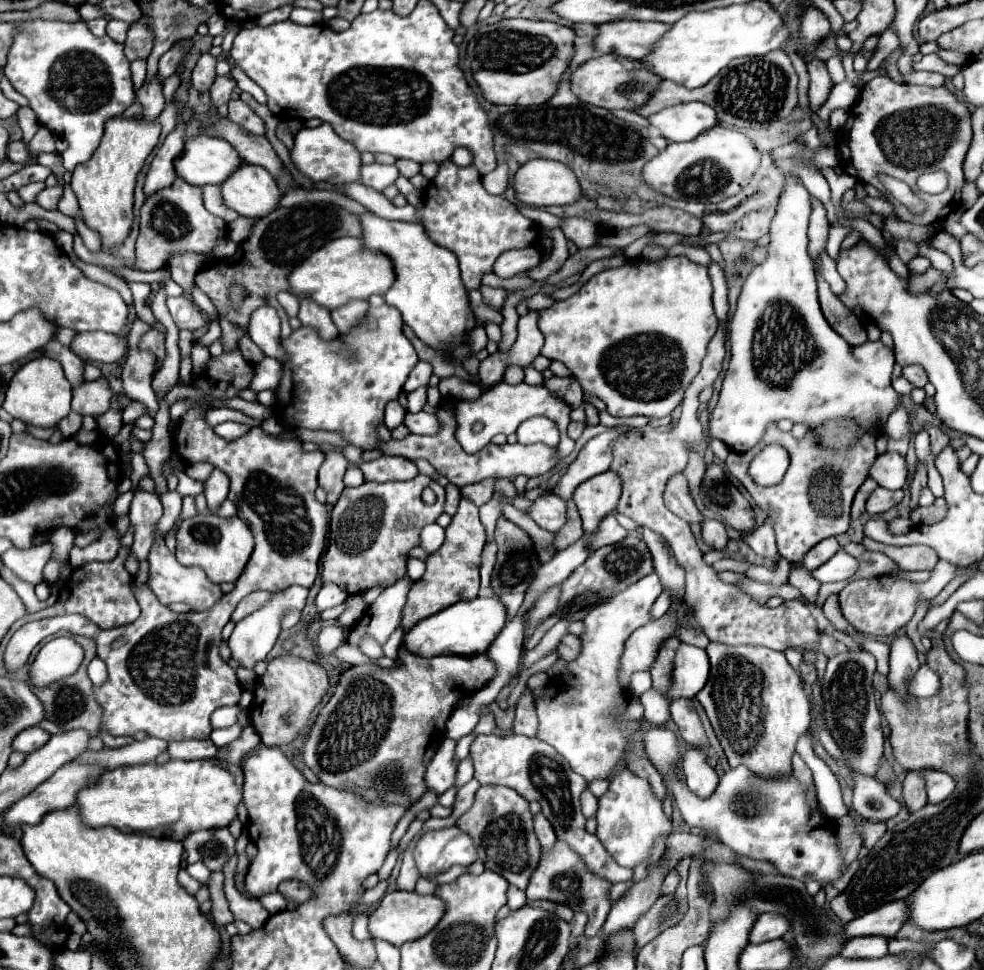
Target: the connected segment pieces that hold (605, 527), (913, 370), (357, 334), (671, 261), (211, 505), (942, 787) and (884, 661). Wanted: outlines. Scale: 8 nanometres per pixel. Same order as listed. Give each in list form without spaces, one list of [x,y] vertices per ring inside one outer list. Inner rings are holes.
[[[608,515],[608,517],[602,521],[600,531],[594,535],[590,549],[594,551],[594,549],[598,549],[600,545],[612,545],[612,543],[616,543],[616,541],[622,541],[626,535],[628,535],[628,531],[616,521],[616,517],[614,517],[614,515]]]
[[[908,365],[904,367],[904,377],[914,385],[914,387],[924,387],[928,383],[928,375],[920,365]]]
[[[372,295],[368,303],[370,307],[366,315],[344,335],[324,341],[316,329],[302,325],[300,329],[292,331],[290,337],[280,339],[280,347],[284,349],[282,379],[274,389],[278,401],[276,413],[284,423],[294,429],[340,433],[350,445],[356,445],[362,451],[372,451],[378,443],[382,443],[376,429],[384,423],[384,407],[388,401],[398,399],[410,371],[418,363],[418,355],[412,343],[402,333],[404,323],[400,313],[394,307],[386,305],[382,295]]]
[[[678,255],[656,261],[634,259],[594,275],[576,295],[538,311],[538,329],[546,339],[542,355],[552,361],[562,361],[584,391],[606,403],[610,415],[646,415],[658,419],[670,415],[682,403],[686,387],[700,371],[700,361],[704,359],[708,341],[718,329],[718,319],[712,307],[712,283],[706,267]]]
[[[214,469],[212,475],[204,481],[204,495],[208,501],[208,509],[216,509],[216,505],[220,505],[226,499],[228,487],[230,479],[220,469]]]
[[[928,769],[928,771],[924,771],[924,777],[926,777],[926,789],[928,789],[928,803],[946,801],[956,789],[954,779],[944,771]]]
[[[856,635],[854,641],[856,641],[860,647],[868,649],[868,653],[872,653],[872,655],[876,657],[876,661],[878,661],[878,673],[880,673],[880,675],[888,675],[890,647],[888,647],[886,643],[878,643],[878,641],[866,641],[866,639],[862,639],[860,635]]]

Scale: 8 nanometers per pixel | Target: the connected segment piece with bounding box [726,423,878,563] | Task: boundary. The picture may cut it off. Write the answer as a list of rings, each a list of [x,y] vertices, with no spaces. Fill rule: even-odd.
[[[770,423],[760,445],[752,447],[750,453],[758,453],[768,443],[780,443],[790,453],[790,467],[784,479],[772,487],[756,485],[748,473],[744,473],[744,455],[730,453],[726,459],[728,471],[748,489],[756,505],[764,511],[776,511],[776,543],[790,563],[800,563],[804,555],[828,537],[836,537],[848,531],[850,525],[850,505],[854,493],[868,477],[868,469],[872,461],[878,457],[876,453],[876,435],[860,431],[856,441],[848,449],[834,449],[818,441],[818,431],[808,431],[804,439],[794,439],[792,433],[784,433]]]

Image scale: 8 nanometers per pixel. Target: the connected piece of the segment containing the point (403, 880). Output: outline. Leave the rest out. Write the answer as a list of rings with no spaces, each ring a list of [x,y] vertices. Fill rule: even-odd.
[[[410,849],[406,851],[404,859],[402,859],[402,867],[400,867],[400,875],[396,879],[394,891],[414,891],[414,885],[418,881],[418,869],[414,865],[414,859],[410,857]]]

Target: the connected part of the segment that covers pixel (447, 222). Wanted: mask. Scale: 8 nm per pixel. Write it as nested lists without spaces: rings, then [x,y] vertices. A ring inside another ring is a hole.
[[[450,159],[440,163],[438,175],[432,179],[424,193],[424,203],[420,209],[412,205],[394,207],[392,201],[388,201],[382,193],[360,185],[358,181],[352,185],[340,185],[348,197],[354,197],[354,201],[362,203],[368,211],[380,215],[382,219],[404,219],[410,223],[422,223],[428,237],[456,253],[460,261],[462,281],[466,289],[478,289],[482,273],[490,273],[496,257],[508,249],[524,249],[528,245],[534,245],[538,241],[540,229],[532,227],[532,221],[526,219],[512,203],[508,203],[504,197],[490,195],[482,189],[480,175],[472,167],[458,167]]]

